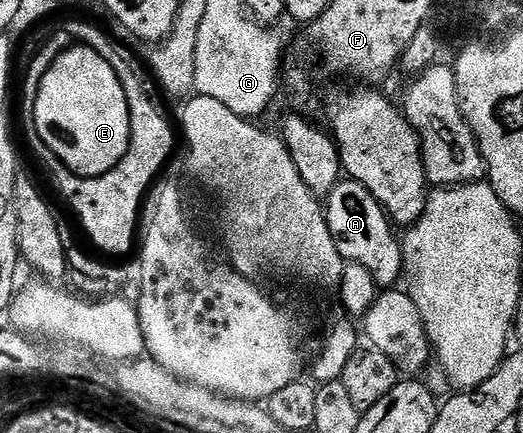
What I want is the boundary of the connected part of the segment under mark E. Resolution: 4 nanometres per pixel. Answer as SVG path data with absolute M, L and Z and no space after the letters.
M73 44L71 48L57 55L56 61L45 71L44 77L39 82L33 118L36 129L40 133L41 139L48 145L49 150L53 151L53 155L57 159L61 159L64 165L76 177L100 177L101 175L105 175L113 167L117 167L117 163L121 163L121 159L129 151L129 143L131 142L131 116L129 115L129 103L125 95L125 87L121 87L121 79L117 79L117 71L113 71L113 67L109 67L109 63L105 63L105 59L101 59L101 55L97 55L97 51L93 51L84 45Z

